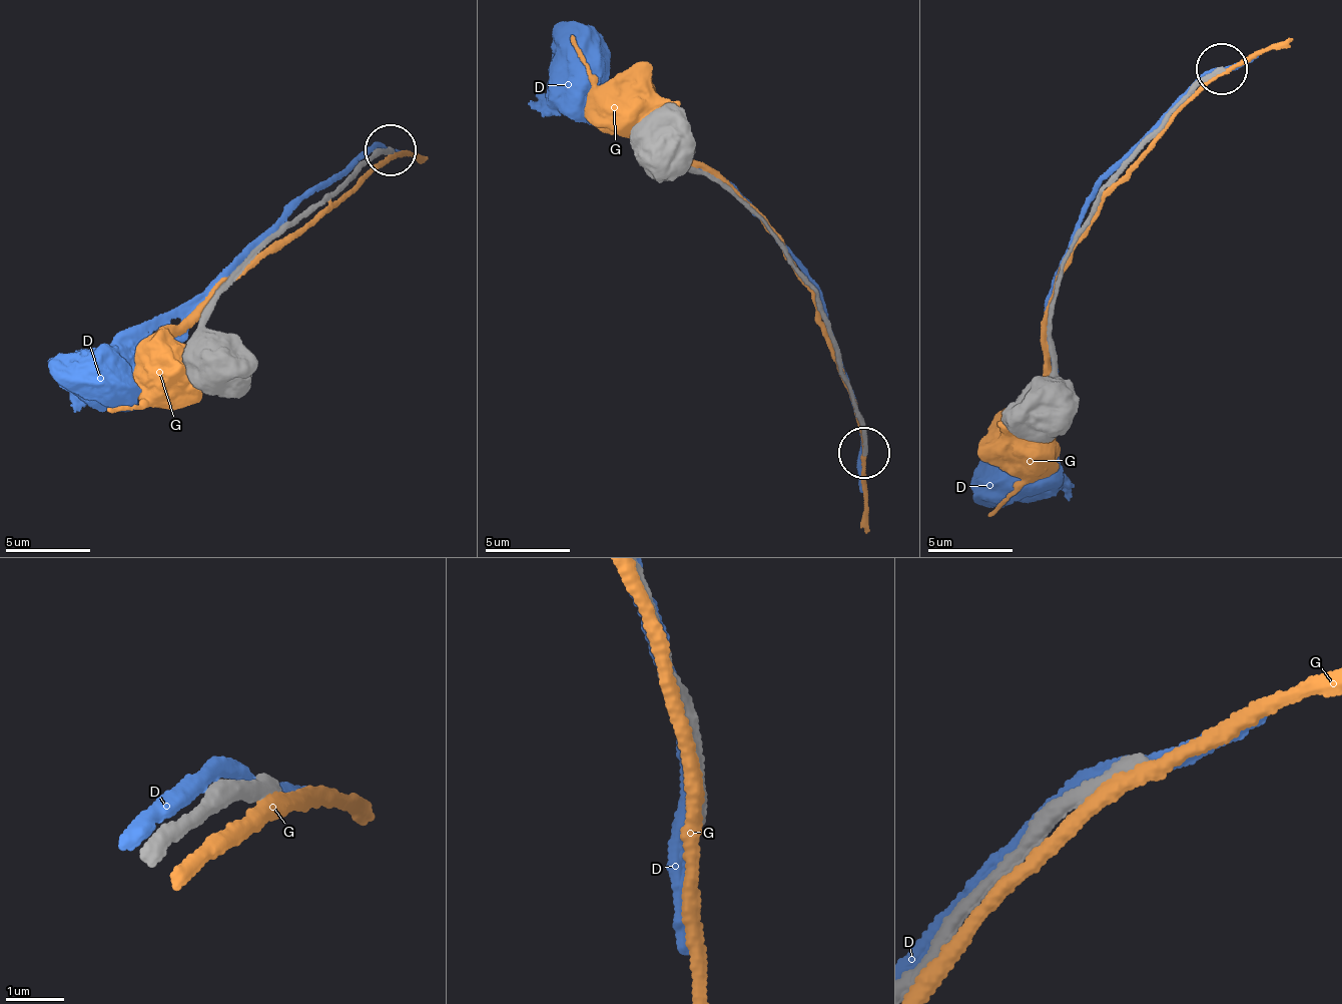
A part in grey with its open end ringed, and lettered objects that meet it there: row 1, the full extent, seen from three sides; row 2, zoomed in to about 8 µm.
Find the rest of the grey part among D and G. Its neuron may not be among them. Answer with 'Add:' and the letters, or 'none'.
Add: none

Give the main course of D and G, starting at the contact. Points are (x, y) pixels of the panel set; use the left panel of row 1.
D: (387, 149), (373, 141), (310, 194), (242, 263), (164, 319), (150, 345), (132, 355), (116, 380), (104, 385)
G: (392, 150), (294, 236), (222, 288), (175, 336), (168, 372)

